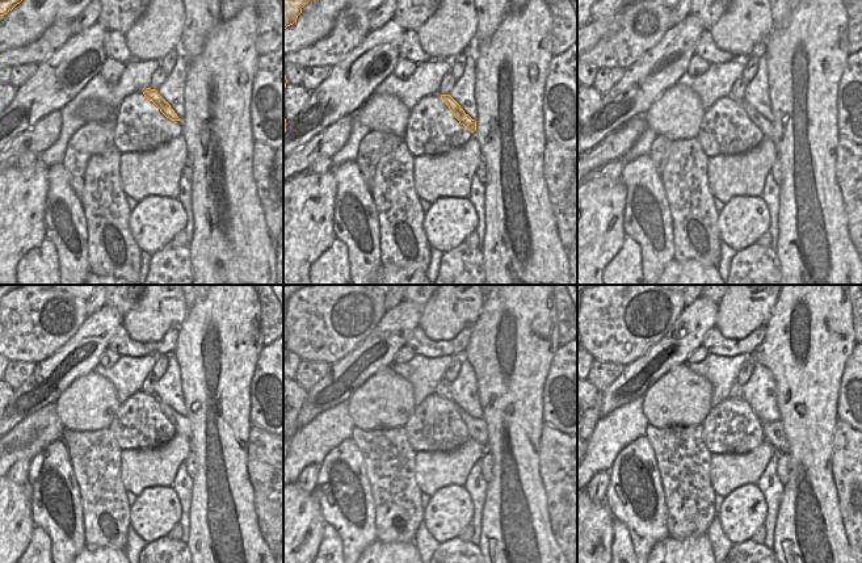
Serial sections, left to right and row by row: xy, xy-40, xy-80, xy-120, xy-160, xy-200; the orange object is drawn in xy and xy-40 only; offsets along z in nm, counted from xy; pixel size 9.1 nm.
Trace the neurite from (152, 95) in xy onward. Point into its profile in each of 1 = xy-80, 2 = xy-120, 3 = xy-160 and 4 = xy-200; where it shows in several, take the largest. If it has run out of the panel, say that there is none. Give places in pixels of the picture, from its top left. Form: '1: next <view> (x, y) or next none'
1: next xy-80 (764, 125)
2: next xy-120 (181, 424)
3: next xy-160 (476, 428)
4: next xy-200 (774, 433)

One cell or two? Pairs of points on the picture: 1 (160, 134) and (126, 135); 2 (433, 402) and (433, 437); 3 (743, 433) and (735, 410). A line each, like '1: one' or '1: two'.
1: one
2: one
3: one

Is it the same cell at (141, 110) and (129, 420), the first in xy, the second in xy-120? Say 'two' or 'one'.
one

